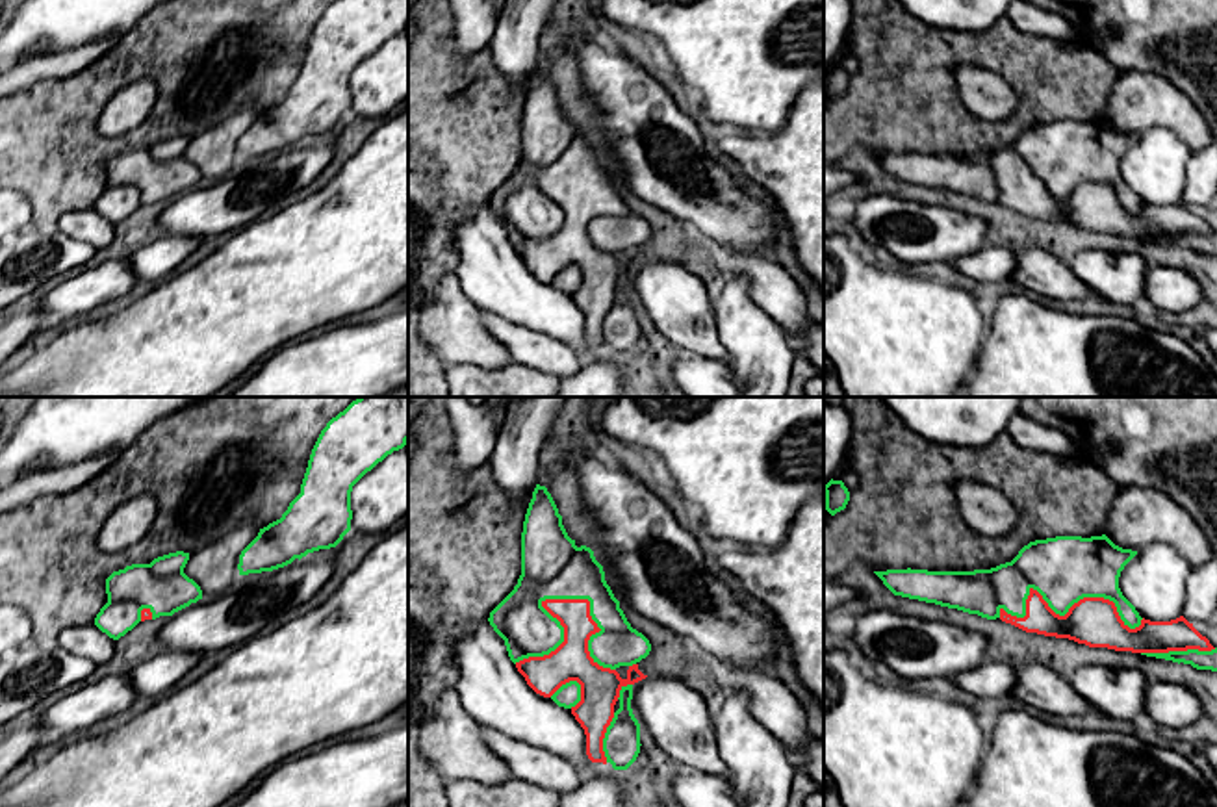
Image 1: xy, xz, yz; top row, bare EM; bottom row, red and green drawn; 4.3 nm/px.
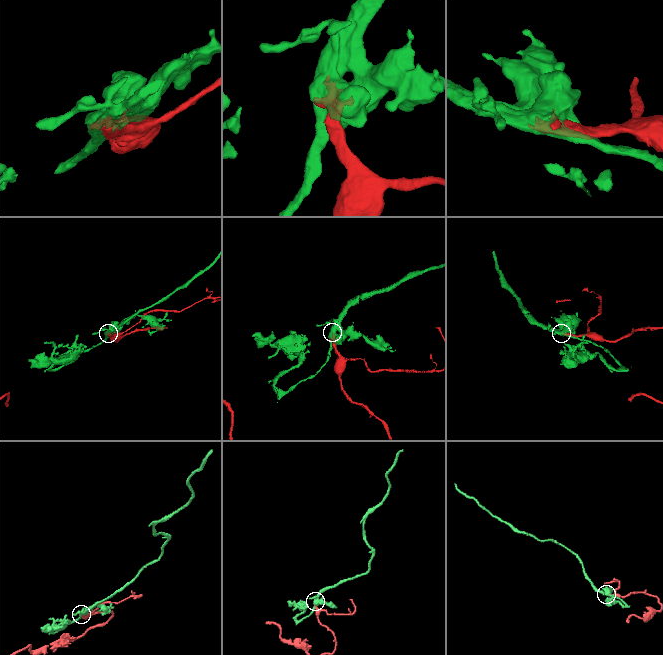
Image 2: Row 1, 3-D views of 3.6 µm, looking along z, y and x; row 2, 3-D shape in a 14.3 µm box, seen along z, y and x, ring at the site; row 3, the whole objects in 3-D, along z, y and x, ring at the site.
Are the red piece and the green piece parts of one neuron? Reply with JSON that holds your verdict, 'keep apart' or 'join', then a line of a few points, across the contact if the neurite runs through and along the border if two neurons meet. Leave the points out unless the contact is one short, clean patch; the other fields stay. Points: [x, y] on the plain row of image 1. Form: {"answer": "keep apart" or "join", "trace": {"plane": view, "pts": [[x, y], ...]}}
{"answer": "join"}

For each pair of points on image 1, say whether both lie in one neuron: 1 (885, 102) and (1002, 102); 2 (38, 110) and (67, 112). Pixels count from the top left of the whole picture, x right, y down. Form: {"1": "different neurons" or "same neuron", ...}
{"1": "different neurons", "2": "same neuron"}

